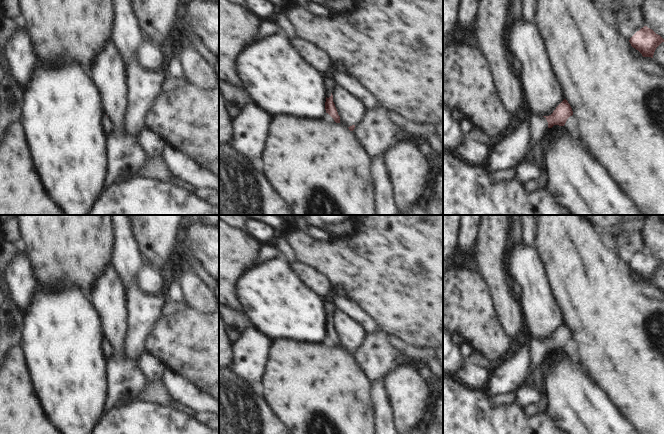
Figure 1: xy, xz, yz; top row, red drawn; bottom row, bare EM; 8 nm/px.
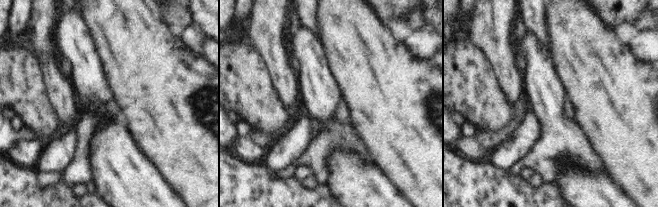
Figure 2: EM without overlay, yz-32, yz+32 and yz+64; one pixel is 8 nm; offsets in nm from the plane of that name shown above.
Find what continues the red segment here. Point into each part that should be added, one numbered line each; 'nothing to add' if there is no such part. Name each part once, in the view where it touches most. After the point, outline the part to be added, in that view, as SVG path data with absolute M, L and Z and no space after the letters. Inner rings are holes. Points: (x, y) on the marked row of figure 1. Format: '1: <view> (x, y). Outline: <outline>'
1: yz (538, 125). Outline: M533 114L530 118L530 142L528 146L528 153L531 153L535 144L540 141L548 131L548 122L545 117Z

